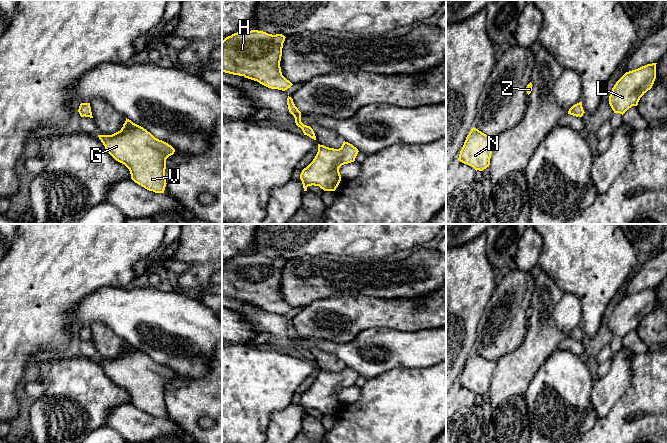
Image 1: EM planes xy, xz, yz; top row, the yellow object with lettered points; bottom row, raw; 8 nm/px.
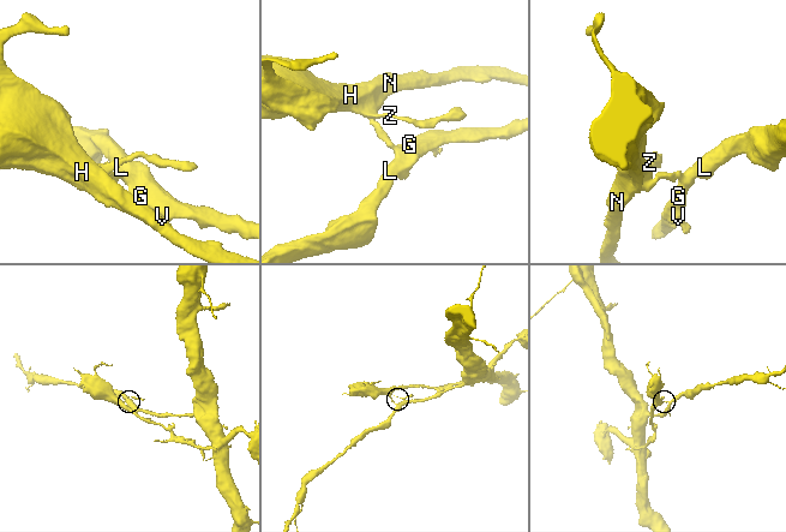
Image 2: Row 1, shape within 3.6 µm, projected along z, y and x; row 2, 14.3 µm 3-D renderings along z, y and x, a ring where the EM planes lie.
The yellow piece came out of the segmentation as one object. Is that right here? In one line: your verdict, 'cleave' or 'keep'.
cleave

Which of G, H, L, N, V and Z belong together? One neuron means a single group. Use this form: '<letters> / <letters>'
G L V / H N Z

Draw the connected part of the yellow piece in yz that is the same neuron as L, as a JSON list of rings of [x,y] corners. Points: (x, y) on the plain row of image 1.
[[[647,288],[626,296],[614,309],[609,320],[609,328],[614,337],[624,338],[632,330],[637,330],[640,322],[652,312],[656,303],[656,288]]]

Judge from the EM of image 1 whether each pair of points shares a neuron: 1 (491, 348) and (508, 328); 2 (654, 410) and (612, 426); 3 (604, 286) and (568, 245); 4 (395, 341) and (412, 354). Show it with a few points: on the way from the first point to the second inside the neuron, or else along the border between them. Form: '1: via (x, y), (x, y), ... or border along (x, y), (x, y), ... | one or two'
1: via (493, 343), (503, 333) | one
2: via (644, 420), (638, 426), (622, 426) | one
3: via (598, 276), (578, 254) | one
4: via (399, 345), (403, 349), (408, 350) | one

